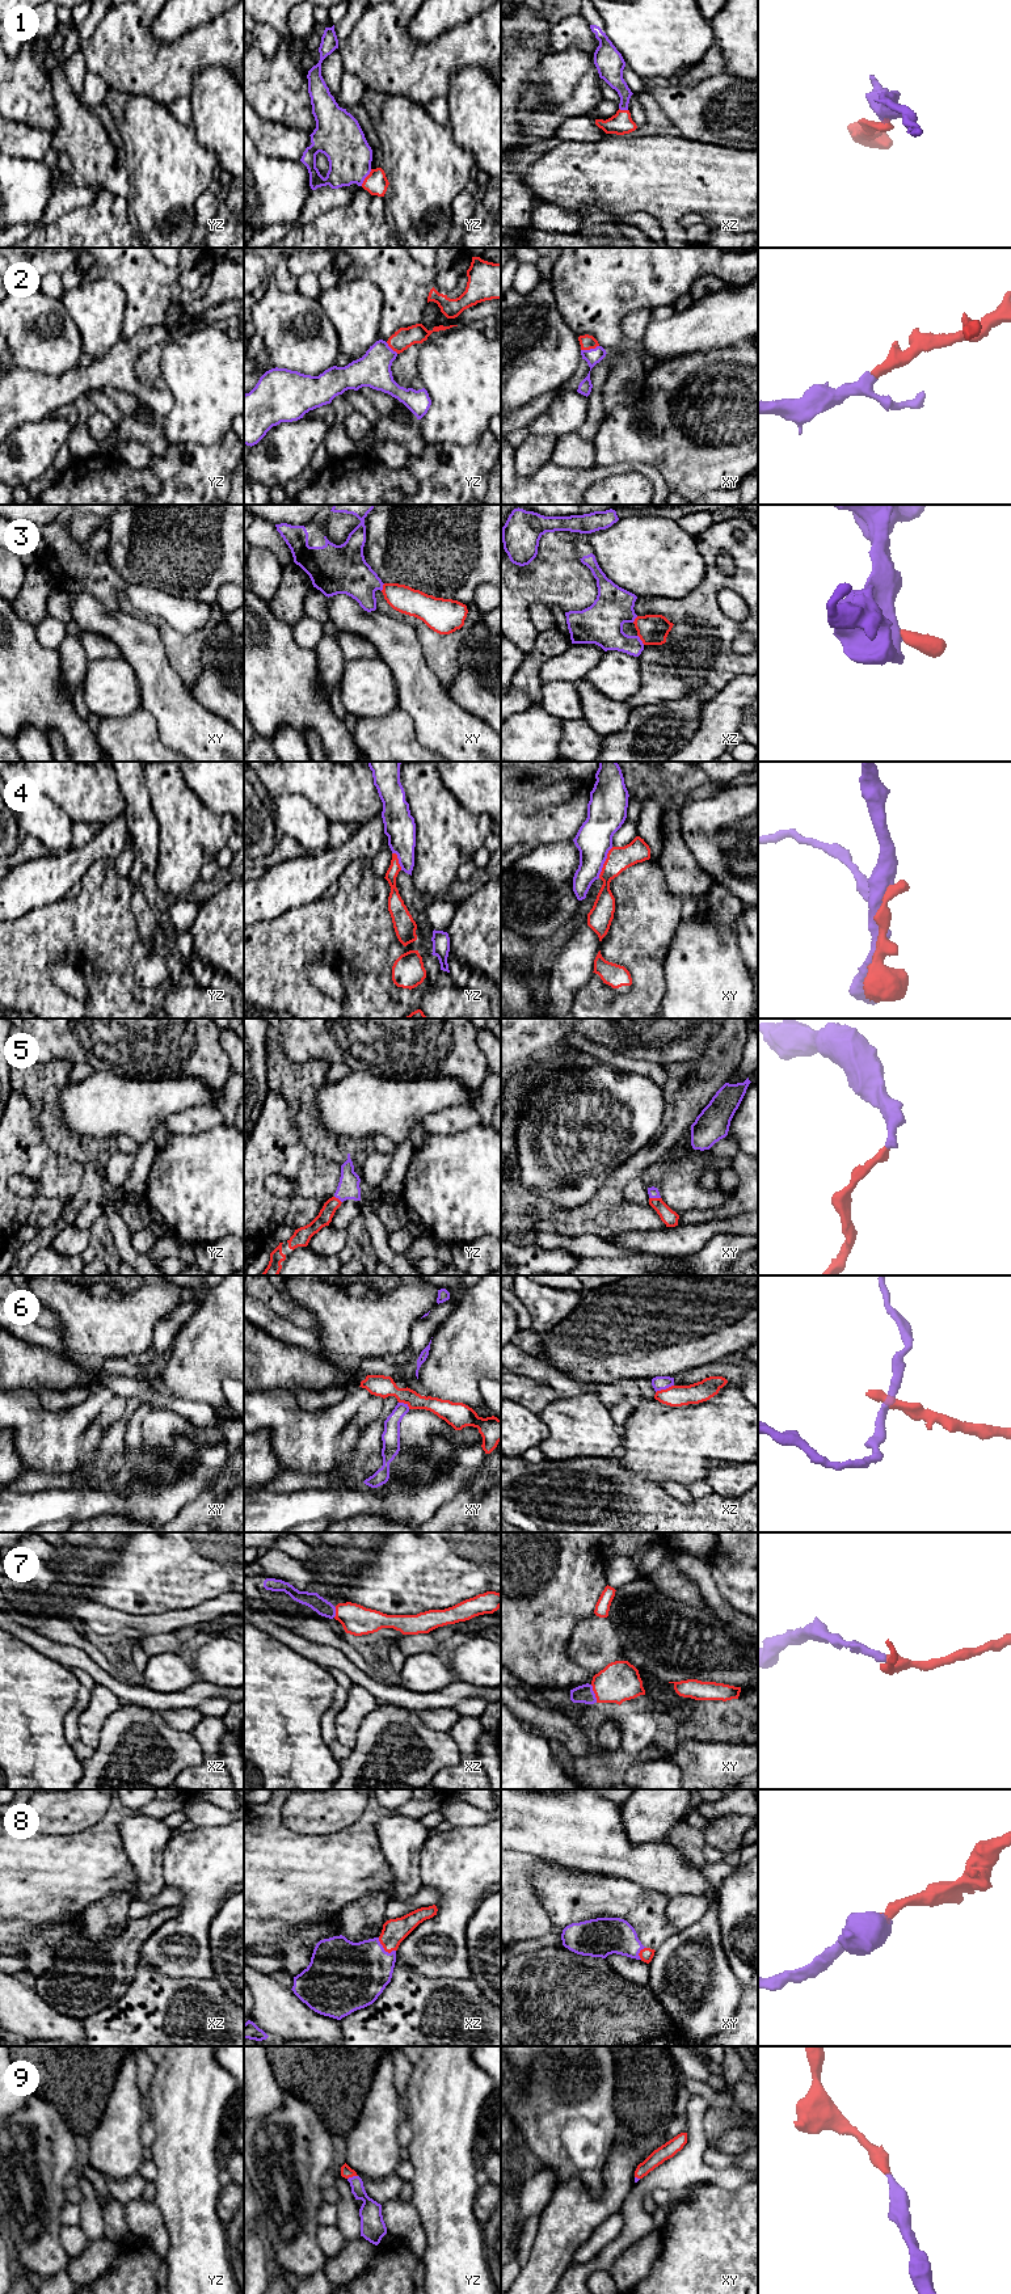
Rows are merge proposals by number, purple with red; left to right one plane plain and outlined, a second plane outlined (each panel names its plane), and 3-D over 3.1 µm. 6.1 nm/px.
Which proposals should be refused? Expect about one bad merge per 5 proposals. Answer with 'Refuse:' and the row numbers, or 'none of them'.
Refuse: 4, 6

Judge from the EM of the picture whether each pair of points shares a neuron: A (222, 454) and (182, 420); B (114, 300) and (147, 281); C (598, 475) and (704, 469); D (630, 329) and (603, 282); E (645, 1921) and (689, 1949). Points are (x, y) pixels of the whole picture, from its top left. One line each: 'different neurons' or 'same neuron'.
A: different neurons
B: different neurons
C: different neurons
D: different neurons
E: different neurons

